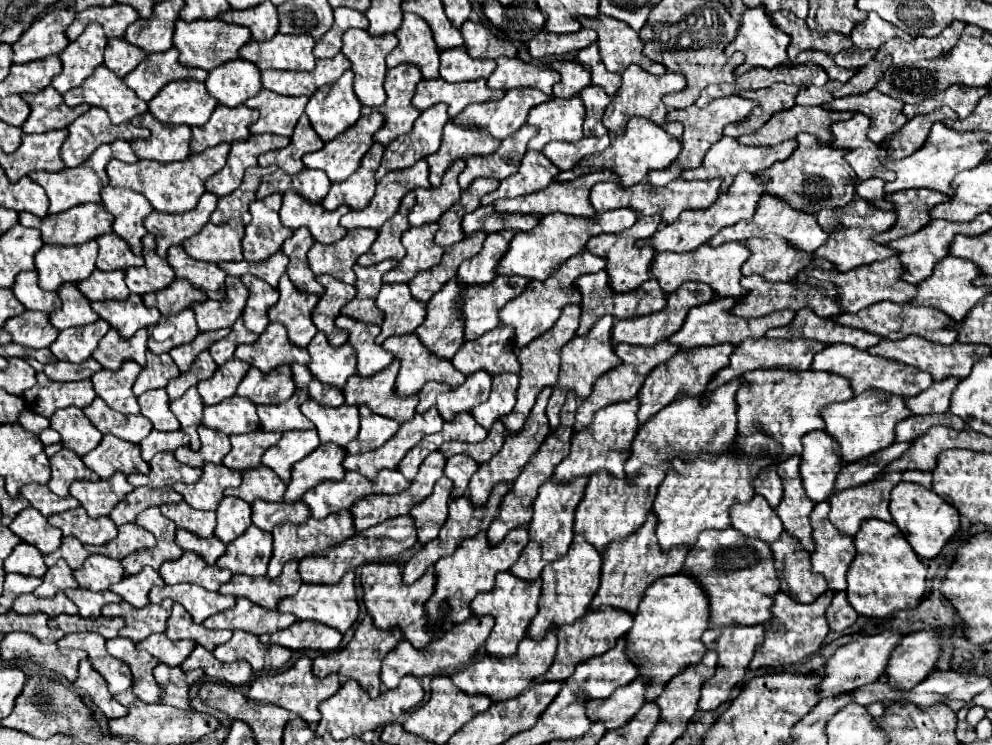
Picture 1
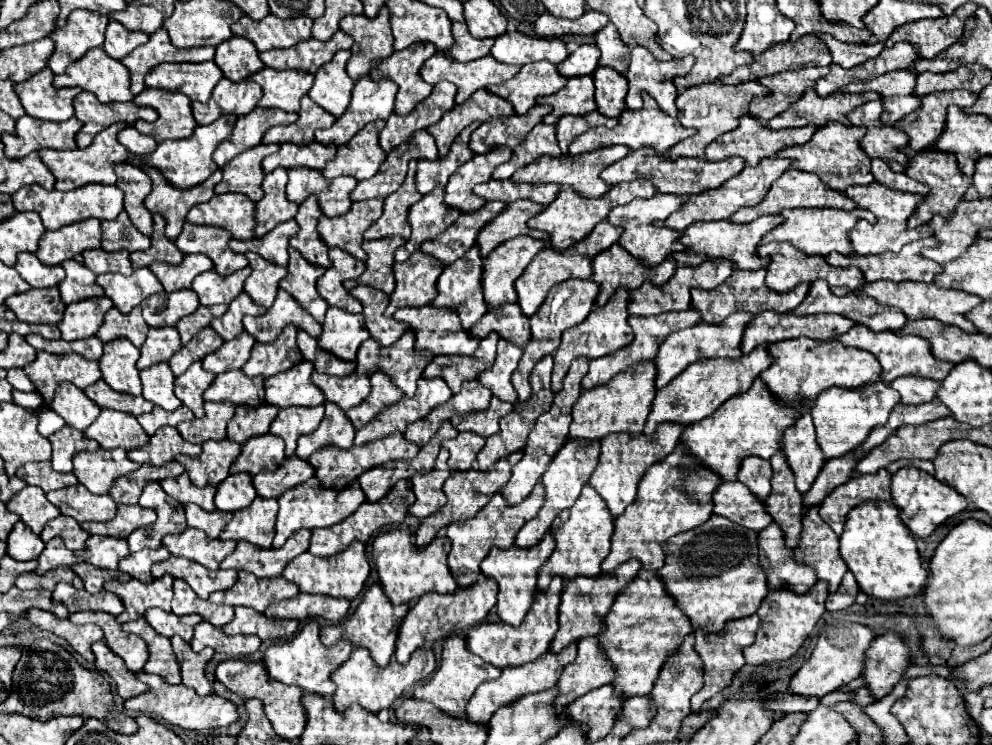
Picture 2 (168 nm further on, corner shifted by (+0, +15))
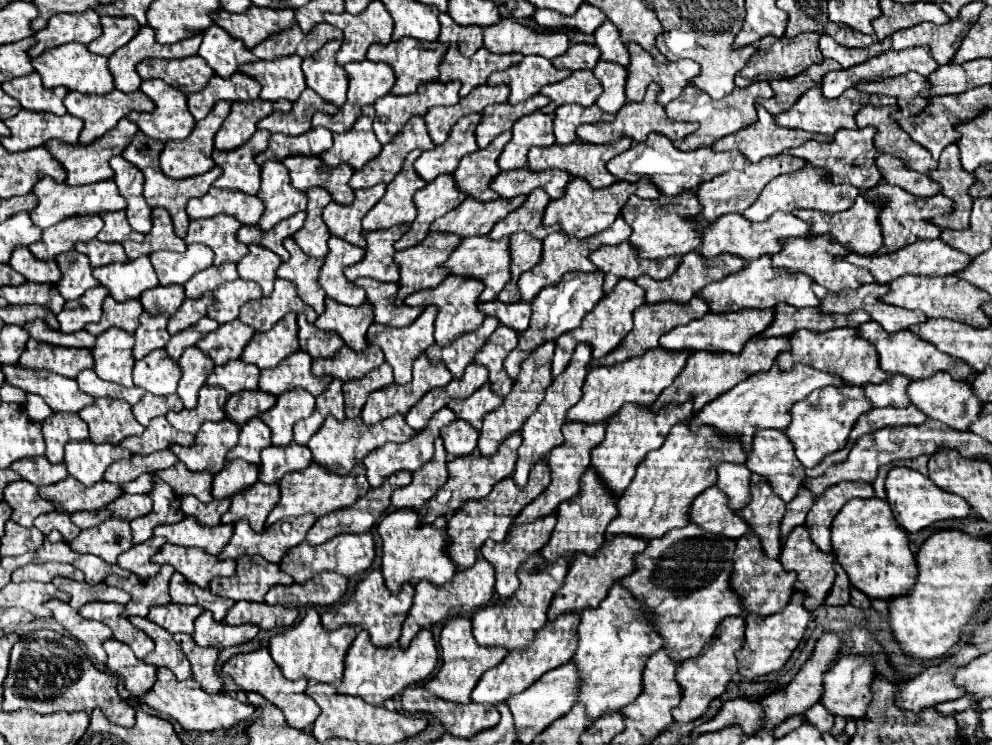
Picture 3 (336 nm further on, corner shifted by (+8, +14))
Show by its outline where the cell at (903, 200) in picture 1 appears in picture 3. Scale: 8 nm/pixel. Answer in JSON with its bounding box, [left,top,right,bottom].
[930,145,976,229]

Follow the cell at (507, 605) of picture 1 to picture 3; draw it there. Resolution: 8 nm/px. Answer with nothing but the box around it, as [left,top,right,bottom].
[480,513,556,601]

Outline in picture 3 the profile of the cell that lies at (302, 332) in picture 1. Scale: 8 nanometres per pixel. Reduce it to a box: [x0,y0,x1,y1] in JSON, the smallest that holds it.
[276,237,326,315]

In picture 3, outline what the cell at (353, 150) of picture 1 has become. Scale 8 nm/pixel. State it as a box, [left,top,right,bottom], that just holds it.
[312,59,396,133]

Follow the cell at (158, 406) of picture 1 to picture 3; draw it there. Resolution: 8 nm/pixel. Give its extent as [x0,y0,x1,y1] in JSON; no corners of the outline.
[134,349,182,395]

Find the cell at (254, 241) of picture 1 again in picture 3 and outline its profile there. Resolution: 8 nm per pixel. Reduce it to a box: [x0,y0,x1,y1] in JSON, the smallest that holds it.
[258,161,308,231]

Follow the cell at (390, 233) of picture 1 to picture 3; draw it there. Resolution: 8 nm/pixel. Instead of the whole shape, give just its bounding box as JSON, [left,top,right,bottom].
[362,151,426,231]

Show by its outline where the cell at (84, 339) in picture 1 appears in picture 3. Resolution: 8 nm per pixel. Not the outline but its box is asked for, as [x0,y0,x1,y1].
[58,285,108,333]

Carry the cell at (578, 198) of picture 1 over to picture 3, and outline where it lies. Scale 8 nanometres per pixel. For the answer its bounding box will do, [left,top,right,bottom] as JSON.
[528,137,632,187]

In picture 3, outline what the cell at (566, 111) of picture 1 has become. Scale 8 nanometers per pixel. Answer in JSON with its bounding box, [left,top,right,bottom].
[540,69,602,107]

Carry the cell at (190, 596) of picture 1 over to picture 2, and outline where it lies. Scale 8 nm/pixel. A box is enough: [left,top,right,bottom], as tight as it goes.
[152,556,236,600]

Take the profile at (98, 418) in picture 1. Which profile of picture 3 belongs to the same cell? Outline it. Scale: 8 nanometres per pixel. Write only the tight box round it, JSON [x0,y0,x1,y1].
[76,369,146,405]

